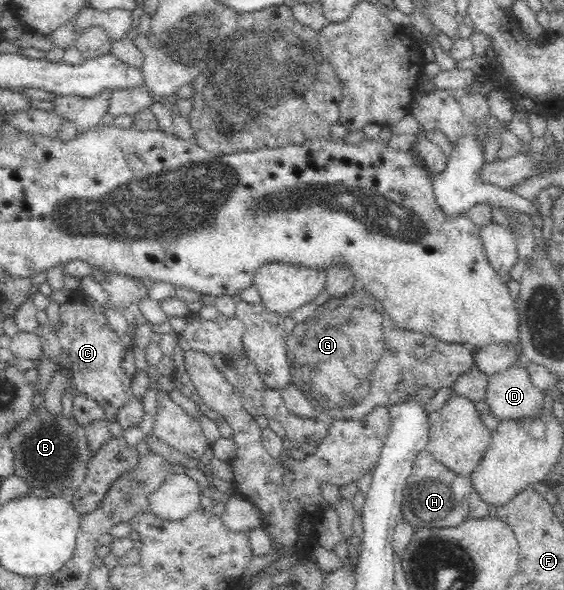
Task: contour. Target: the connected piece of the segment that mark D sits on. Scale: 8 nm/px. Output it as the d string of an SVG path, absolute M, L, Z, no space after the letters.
M510 367L488 376L487 396L490 413L498 420L520 420L543 411L543 391L534 386L523 367Z

